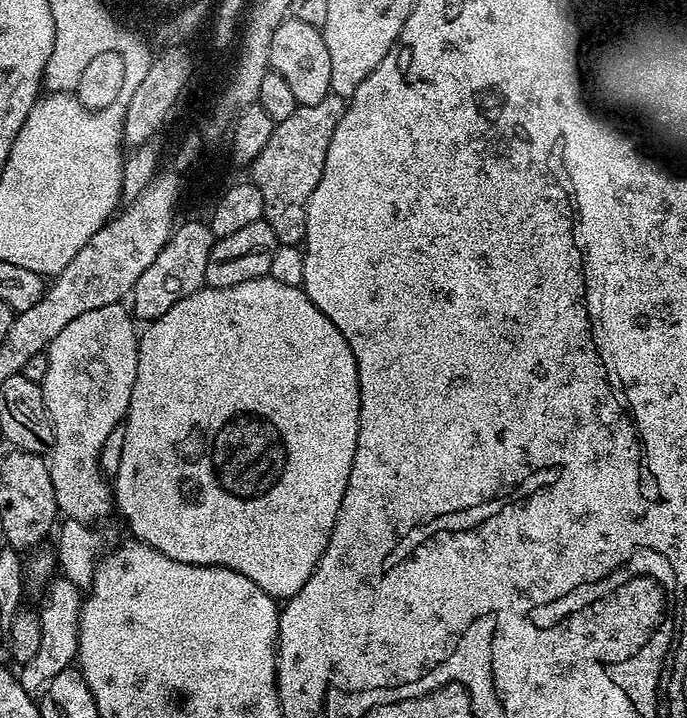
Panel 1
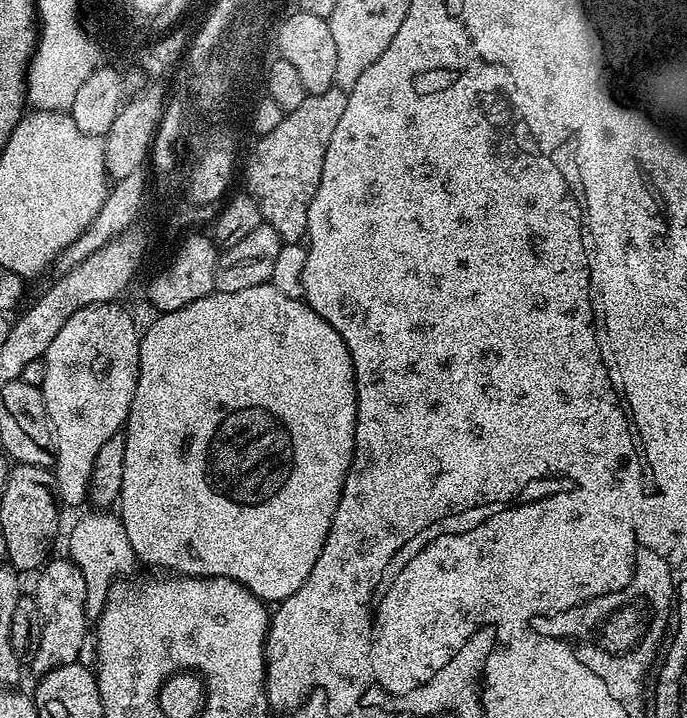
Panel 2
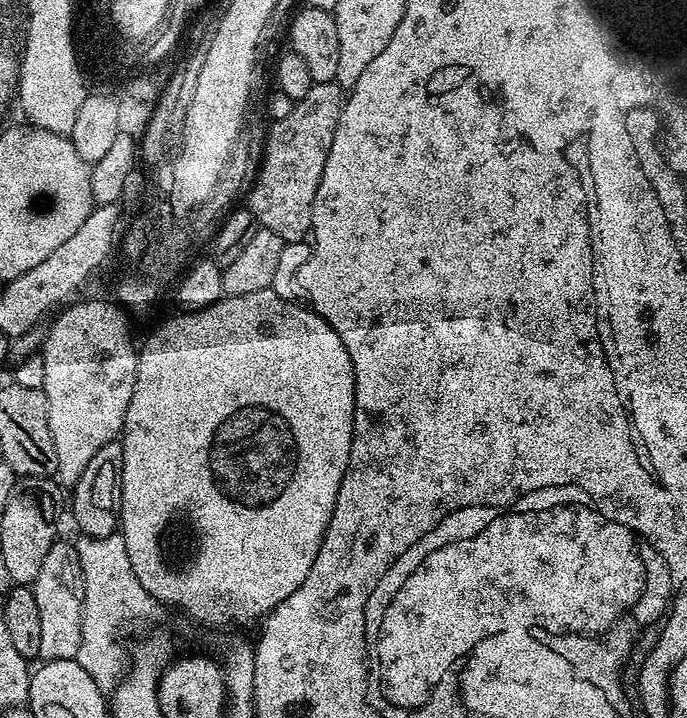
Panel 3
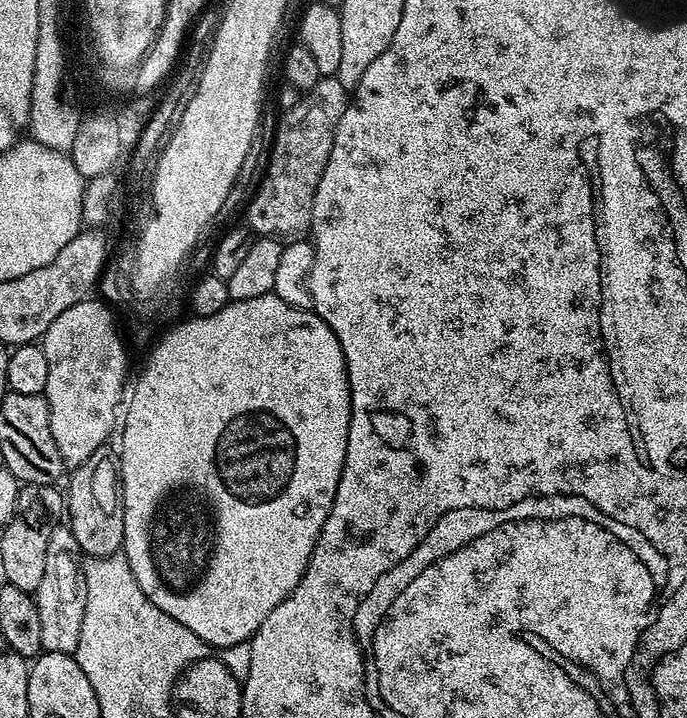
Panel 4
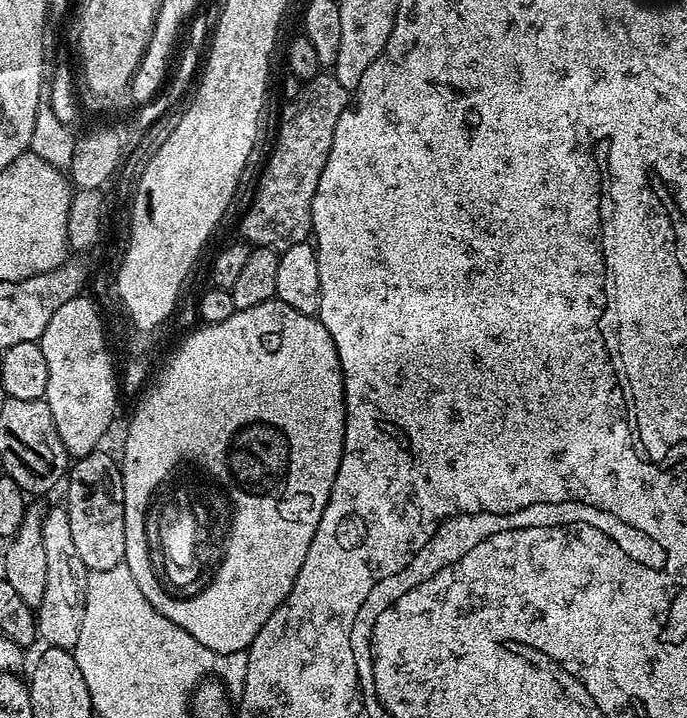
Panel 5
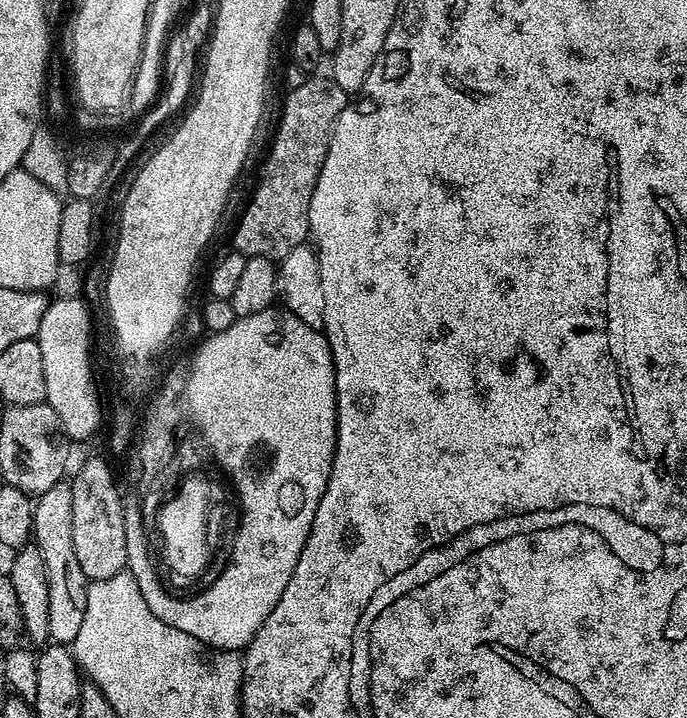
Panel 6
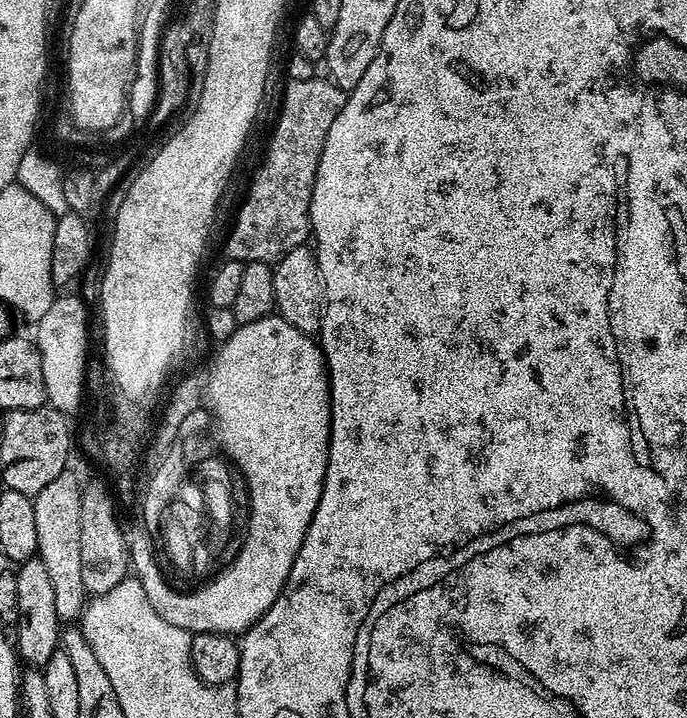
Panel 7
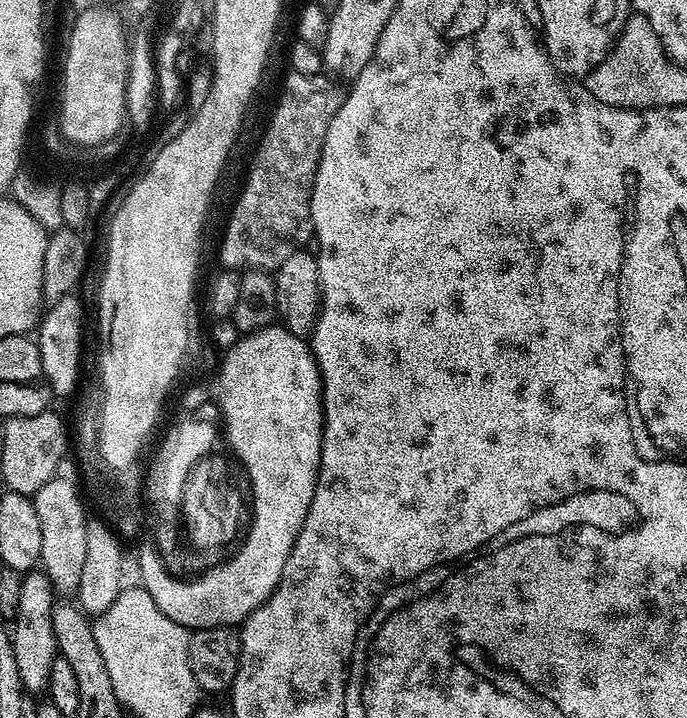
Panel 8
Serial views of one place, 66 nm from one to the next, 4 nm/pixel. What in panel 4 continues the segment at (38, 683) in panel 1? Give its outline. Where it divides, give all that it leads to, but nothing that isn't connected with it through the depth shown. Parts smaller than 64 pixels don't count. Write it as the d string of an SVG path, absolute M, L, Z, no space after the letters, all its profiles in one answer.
M57 526L50 534L50 546L46 546L46 567L42 574L42 583L34 593L38 606L38 623L42 626L42 649L45 652L73 655L81 637L82 618L86 609L86 578L81 557L76 554L81 551L74 534L68 526Z

